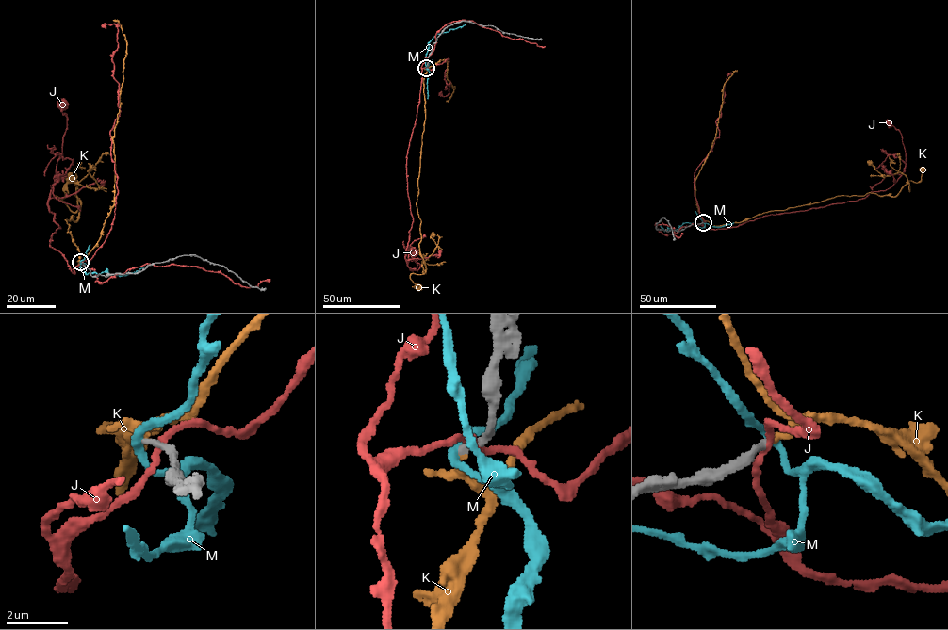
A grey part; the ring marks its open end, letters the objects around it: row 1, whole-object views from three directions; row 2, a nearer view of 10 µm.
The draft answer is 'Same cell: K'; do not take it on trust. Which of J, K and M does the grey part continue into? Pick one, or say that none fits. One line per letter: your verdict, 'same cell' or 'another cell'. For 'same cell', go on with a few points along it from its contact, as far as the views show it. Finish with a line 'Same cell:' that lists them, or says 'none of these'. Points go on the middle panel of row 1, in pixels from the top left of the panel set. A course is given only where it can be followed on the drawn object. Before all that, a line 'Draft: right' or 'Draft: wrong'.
Draft: right
J: another cell
K: same cell; it runs (426, 68), (425, 117), (416, 203), (420, 220), (418, 248), (425, 271), (412, 273), (410, 278), (419, 286)
M: another cell
Same cell: K

